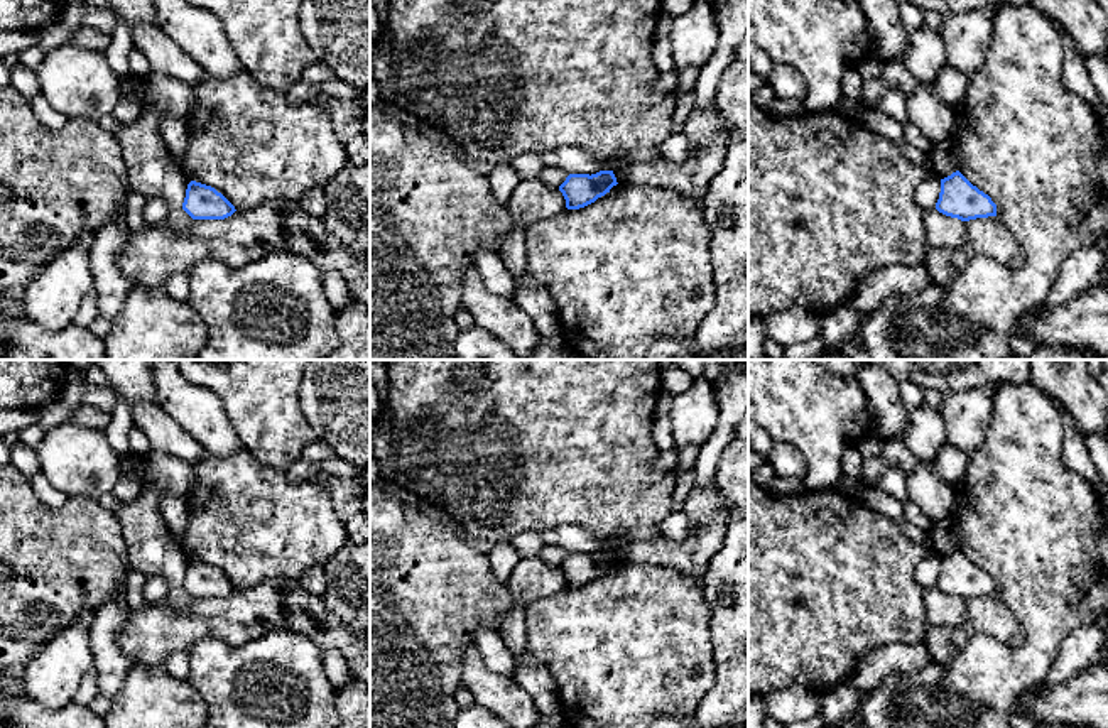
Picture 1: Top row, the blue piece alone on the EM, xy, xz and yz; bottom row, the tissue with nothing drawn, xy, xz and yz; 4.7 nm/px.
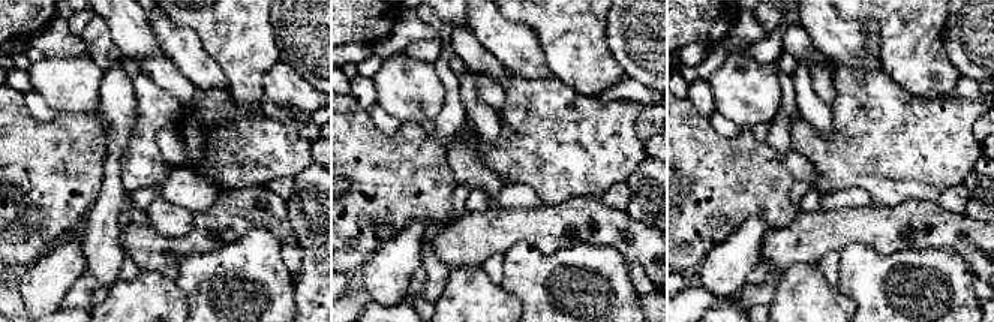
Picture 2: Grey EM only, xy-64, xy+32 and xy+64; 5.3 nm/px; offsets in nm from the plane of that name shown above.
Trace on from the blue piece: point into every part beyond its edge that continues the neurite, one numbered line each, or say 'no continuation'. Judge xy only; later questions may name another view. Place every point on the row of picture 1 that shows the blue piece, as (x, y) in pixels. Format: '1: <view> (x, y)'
no continuation

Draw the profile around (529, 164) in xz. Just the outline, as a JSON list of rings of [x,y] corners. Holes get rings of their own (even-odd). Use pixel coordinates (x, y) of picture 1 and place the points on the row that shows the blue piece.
[[[525,152],[512,160],[512,167],[517,171],[520,179],[529,181],[539,177],[540,171],[544,169],[544,164],[539,154]]]

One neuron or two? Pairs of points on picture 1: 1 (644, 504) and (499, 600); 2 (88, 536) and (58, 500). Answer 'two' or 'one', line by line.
1: two
2: two

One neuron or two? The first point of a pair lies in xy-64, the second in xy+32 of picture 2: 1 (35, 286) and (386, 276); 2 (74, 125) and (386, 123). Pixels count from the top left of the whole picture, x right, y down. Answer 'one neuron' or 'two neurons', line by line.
1: one neuron
2: two neurons

